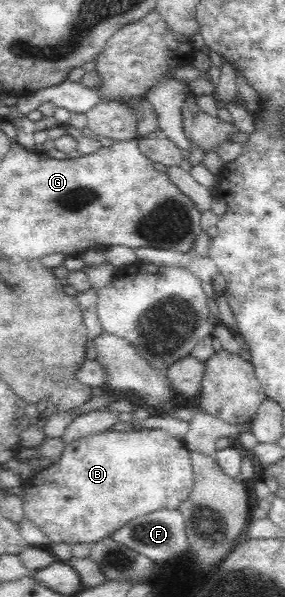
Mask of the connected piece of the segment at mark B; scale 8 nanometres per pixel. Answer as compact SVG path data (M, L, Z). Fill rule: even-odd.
M139 429L130 432L96 432L72 440L63 453L45 469L26 480L20 496L26 516L48 538L49 544L91 544L107 538L138 516L159 509L177 509L191 494L194 478L190 451L184 440L171 437L165 430Z

